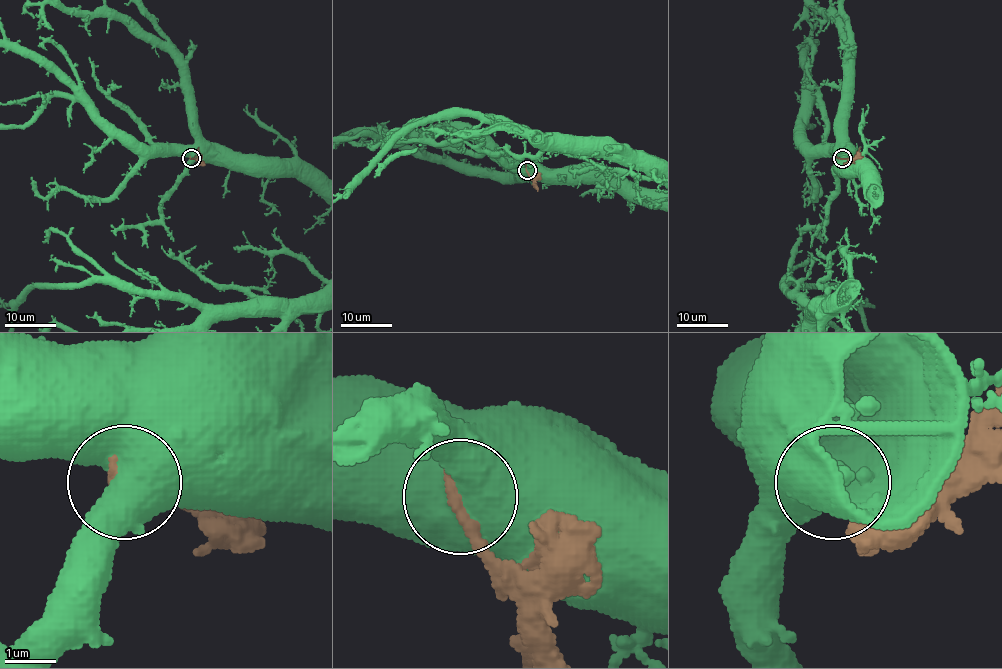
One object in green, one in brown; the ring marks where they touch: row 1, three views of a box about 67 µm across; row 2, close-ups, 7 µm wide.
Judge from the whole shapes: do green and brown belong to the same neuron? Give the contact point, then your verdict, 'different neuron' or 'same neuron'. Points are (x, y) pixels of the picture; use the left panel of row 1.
at (191, 158); different neuron

